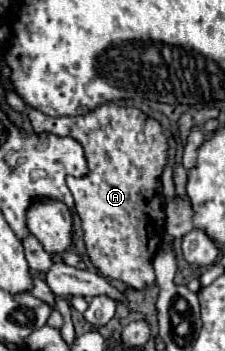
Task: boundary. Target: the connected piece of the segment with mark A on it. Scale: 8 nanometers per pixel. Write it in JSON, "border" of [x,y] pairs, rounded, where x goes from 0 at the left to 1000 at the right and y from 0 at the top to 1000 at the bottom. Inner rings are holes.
{"border":[[[471,293],[391,328],[347,333],[204,333],[196,322],[151,316],[151,379],[240,379],[258,390],[320,390],[373,425],[373,447],[391,459],[391,493],[347,510],[329,533],[329,595],[364,630],[373,698],[400,749],[444,772],[444,783],[480,795],[533,795],[596,823],[631,823],[693,801],[676,726],[711,704],[711,670],[693,658],[693,635],[729,635],[729,561],[720,561],[720,487],[738,470],[738,379],[711,345],[640,328],[604,305],[533,305],[516,293]]]}

